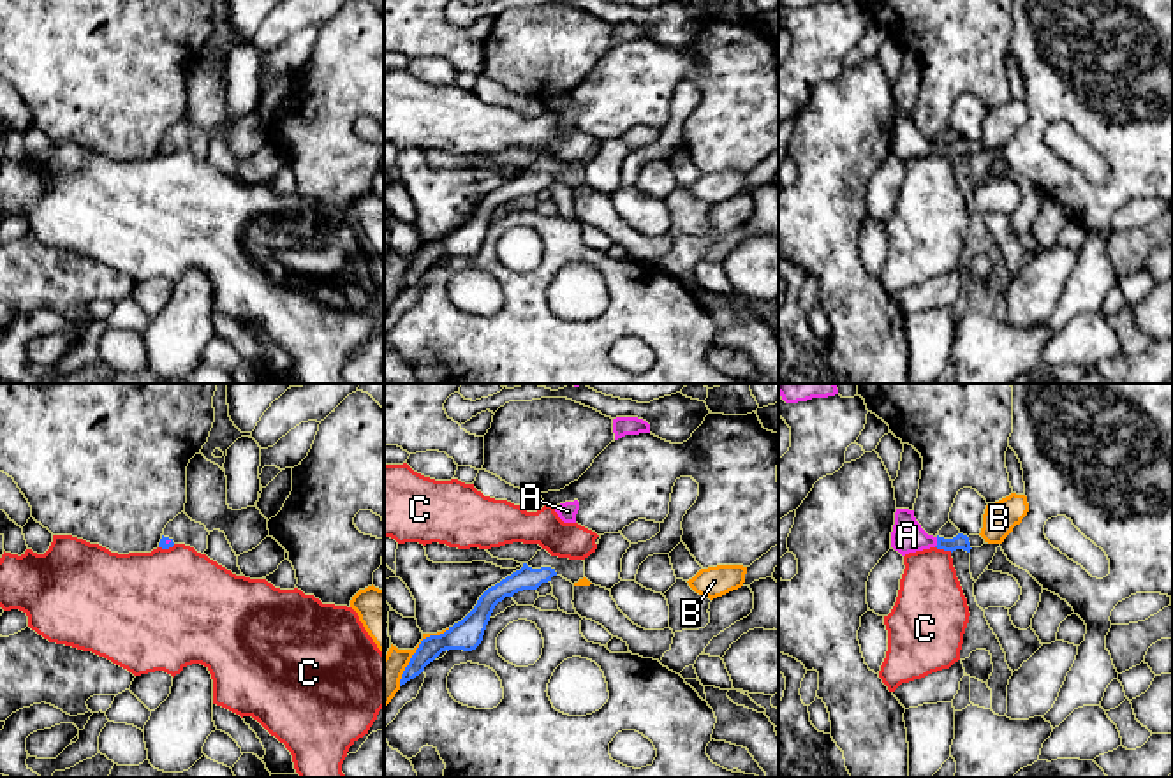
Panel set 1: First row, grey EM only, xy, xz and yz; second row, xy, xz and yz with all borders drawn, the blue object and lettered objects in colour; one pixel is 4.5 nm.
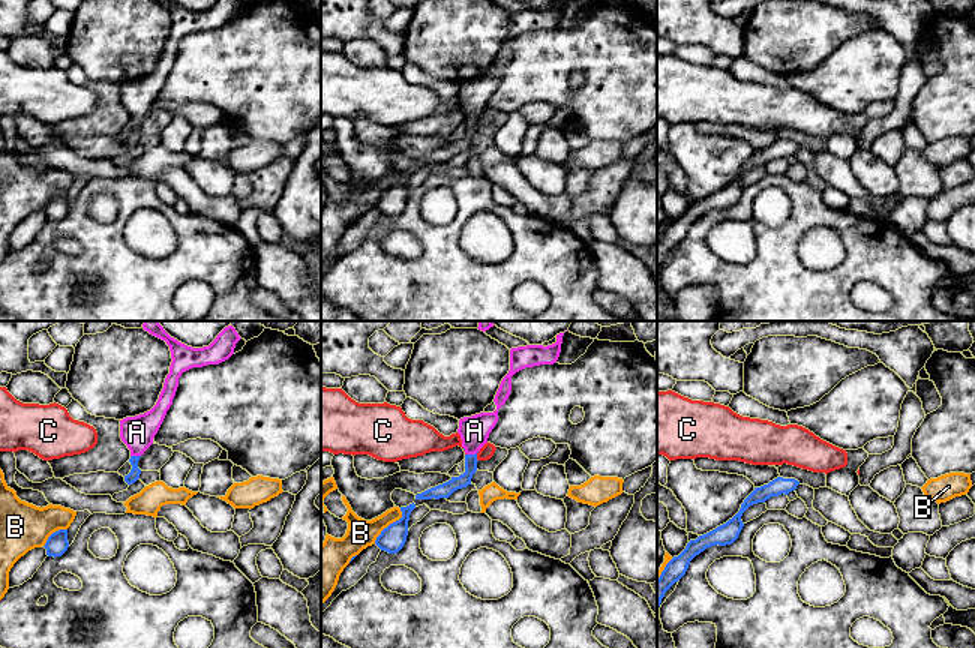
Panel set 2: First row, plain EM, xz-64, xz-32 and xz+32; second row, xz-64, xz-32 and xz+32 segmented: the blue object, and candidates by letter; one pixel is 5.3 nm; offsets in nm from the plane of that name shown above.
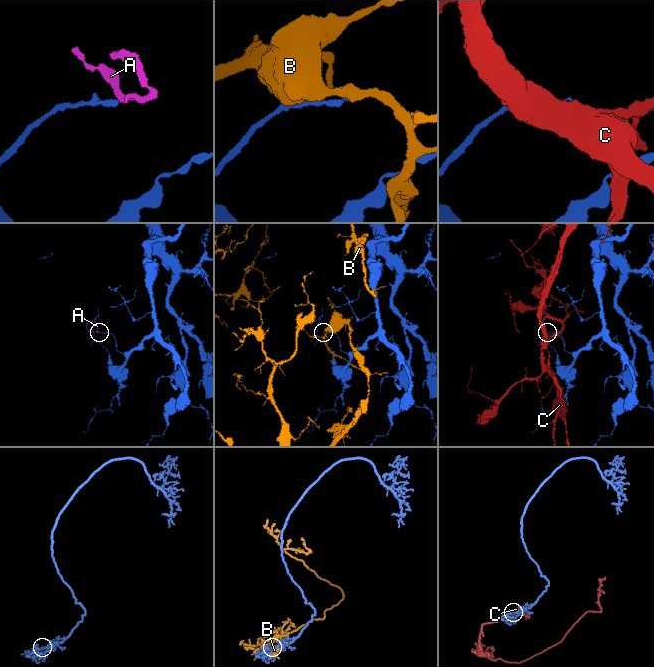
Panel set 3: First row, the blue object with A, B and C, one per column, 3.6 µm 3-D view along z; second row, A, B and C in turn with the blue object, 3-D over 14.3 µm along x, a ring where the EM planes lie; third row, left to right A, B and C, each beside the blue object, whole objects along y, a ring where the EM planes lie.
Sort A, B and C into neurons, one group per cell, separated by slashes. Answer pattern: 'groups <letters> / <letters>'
groups A / B / C

